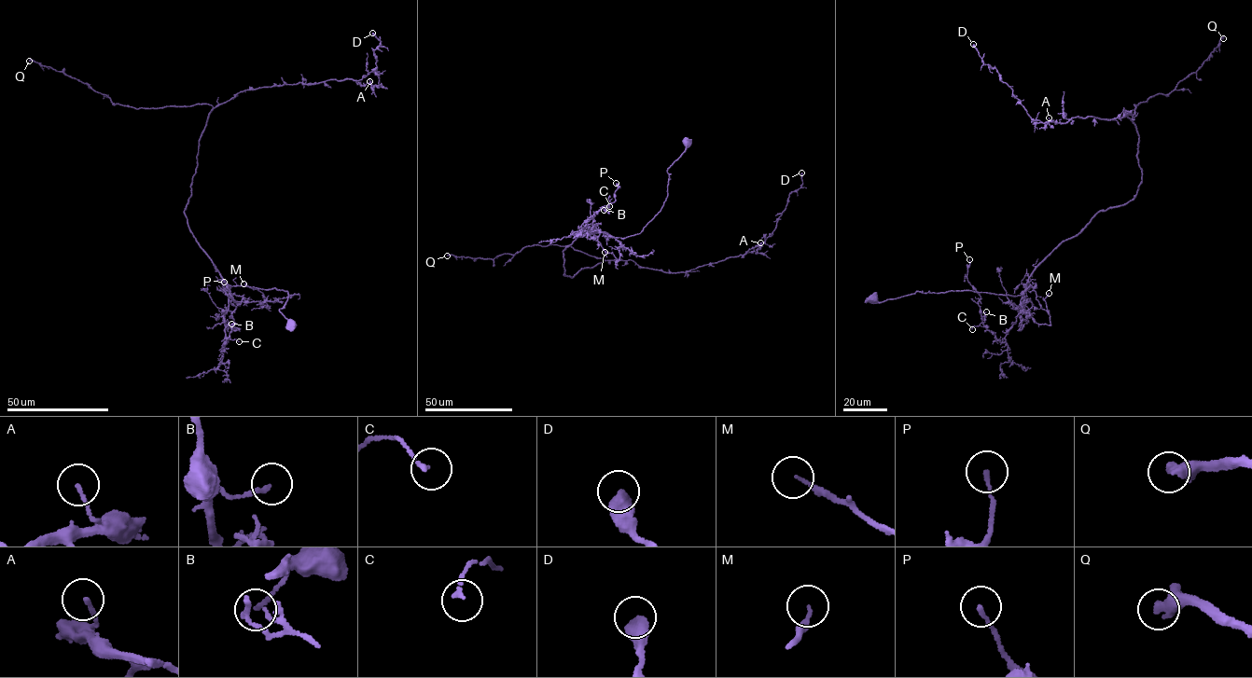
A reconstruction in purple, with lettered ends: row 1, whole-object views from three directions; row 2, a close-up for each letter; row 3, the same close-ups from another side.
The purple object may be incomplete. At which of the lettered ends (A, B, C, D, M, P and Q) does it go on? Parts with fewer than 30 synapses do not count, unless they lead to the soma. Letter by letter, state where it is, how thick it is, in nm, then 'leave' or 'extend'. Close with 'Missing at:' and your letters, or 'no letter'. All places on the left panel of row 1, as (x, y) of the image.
A: at (369, 81); 120 nm thick; leave
B: at (231, 324); 160 nm thick; leave
C: at (239, 341); 130 nm thick; leave
D: at (372, 33); 550 nm thick; leave
M: at (243, 283); 130 nm thick; leave
P: at (224, 282); 130 nm thick; leave
Q: at (29, 61); 320 nm thick; extend
Missing at: Q

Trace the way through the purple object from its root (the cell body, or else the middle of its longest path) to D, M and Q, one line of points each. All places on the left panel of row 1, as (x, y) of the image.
D: (291, 326), (287, 291), (229, 284), (191, 232), (200, 137), (245, 90), (378, 85), (372, 33)
M: (291, 326), (279, 310), (287, 291), (229, 285), (235, 300), (258, 301), (268, 309), (262, 293), (243, 283)
Q: (291, 326), (279, 310), (287, 291), (229, 284), (187, 223), (212, 105), (113, 103), (29, 61)

